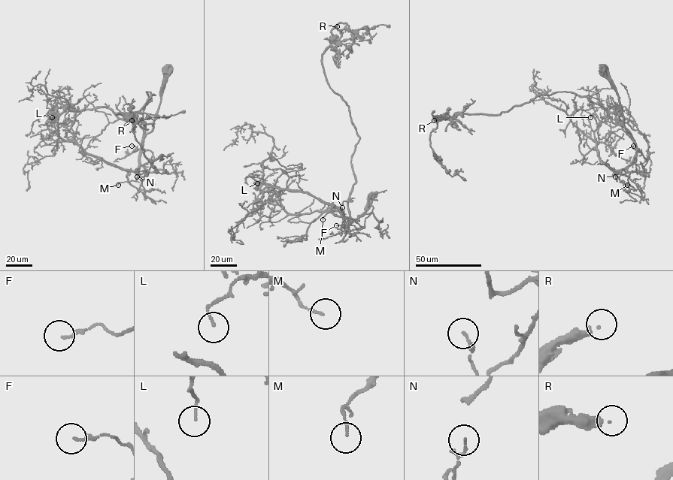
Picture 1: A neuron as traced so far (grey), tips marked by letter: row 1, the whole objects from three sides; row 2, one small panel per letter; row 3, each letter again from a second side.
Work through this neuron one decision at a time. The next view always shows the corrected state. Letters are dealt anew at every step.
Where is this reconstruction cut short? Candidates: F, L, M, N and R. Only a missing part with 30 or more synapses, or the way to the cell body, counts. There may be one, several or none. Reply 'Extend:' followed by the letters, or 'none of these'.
Extend: R

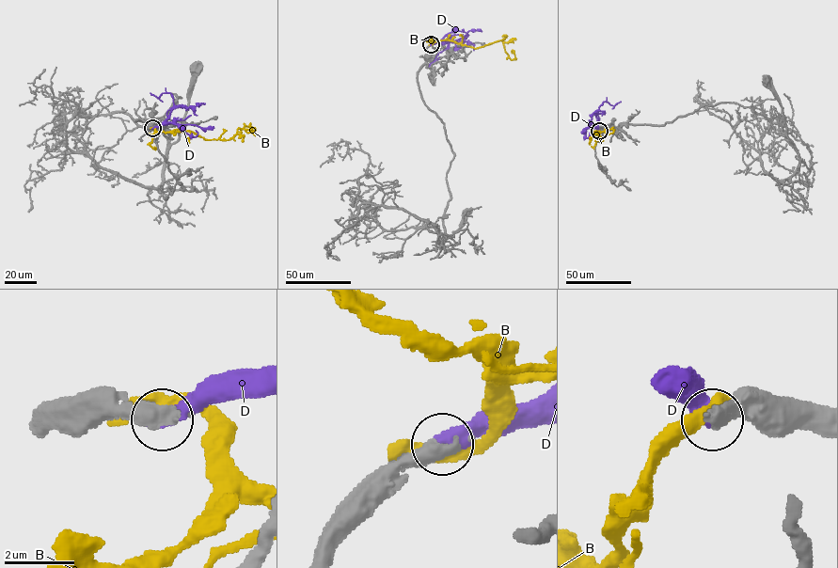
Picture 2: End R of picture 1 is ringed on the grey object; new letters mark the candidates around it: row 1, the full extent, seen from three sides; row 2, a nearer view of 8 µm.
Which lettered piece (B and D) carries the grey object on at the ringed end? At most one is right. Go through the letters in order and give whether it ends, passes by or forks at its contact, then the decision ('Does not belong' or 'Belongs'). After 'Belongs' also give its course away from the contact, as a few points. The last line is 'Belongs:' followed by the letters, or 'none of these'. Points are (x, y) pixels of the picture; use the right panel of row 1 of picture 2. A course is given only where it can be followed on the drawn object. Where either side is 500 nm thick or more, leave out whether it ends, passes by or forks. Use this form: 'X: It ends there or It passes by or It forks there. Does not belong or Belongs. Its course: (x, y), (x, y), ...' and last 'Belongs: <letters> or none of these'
B: Does not belong
D: Belongs. Its course: (599, 131), (596, 116), (598, 107), (603, 102), (615, 105), (621, 102)
Belongs: D

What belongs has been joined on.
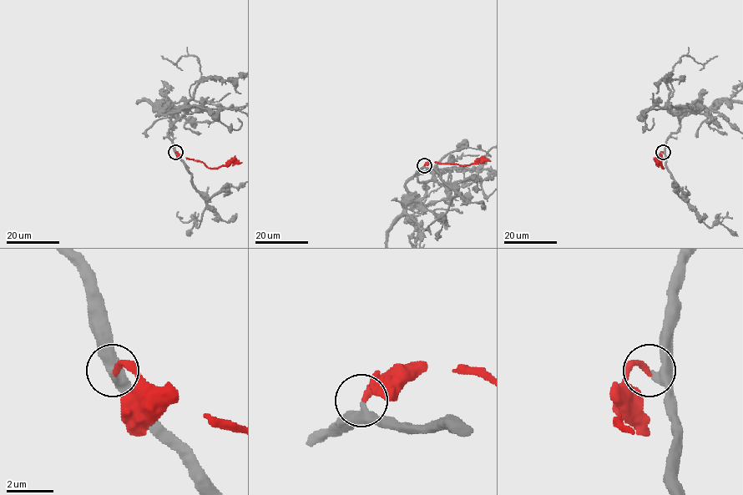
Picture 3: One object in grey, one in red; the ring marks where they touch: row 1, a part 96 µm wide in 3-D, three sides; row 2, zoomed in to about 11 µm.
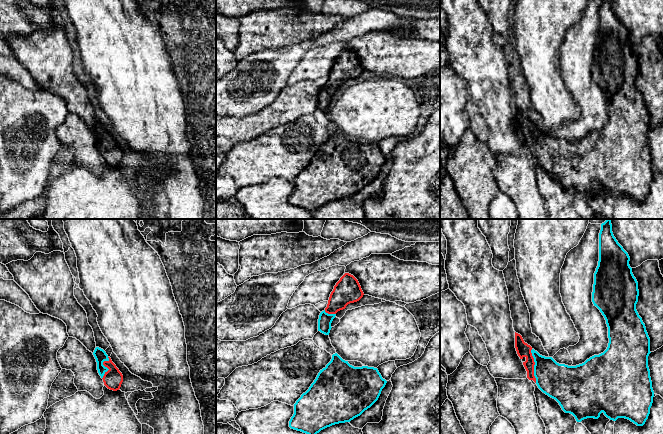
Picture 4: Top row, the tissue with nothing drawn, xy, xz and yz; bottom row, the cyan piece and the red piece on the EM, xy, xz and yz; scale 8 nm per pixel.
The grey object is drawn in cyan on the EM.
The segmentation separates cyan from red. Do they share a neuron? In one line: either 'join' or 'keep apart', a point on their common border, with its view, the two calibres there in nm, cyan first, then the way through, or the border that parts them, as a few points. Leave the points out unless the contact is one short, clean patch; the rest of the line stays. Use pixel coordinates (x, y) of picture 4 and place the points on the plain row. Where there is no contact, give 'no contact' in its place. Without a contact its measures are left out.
join; contact yz (534, 142); calibres 280 and 110 nm; way yz (559, 157), (534, 142), (534, 136), (523, 125)

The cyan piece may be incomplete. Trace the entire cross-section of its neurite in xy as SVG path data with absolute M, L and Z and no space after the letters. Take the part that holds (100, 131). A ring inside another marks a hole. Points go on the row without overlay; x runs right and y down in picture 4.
M99 123L95 124L93 131L97 138L98 149L103 155L104 161L110 166L119 166L123 158L123 151L111 134Z

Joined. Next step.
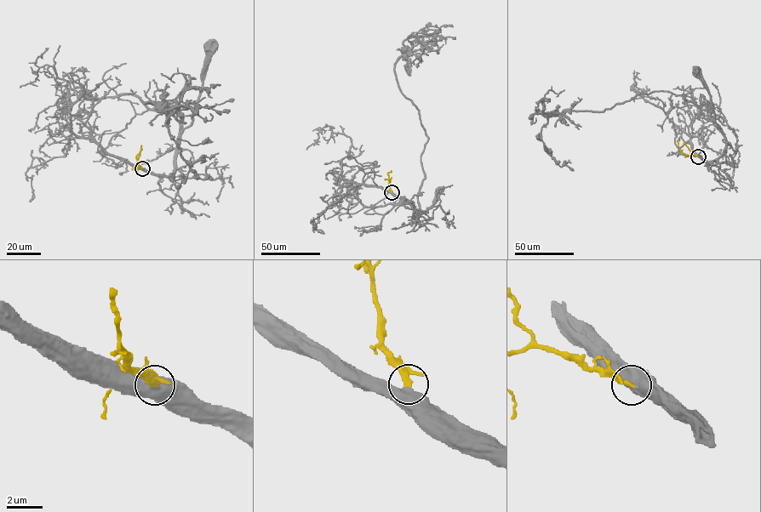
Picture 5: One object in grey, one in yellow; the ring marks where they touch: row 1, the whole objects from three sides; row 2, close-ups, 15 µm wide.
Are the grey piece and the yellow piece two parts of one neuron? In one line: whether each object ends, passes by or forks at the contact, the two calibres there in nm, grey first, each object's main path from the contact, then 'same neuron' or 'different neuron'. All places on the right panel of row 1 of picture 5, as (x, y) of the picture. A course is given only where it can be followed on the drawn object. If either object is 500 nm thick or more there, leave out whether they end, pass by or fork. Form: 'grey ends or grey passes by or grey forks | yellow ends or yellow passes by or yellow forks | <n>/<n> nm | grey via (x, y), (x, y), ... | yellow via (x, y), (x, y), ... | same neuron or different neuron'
700/240 nm | grey via (698, 156), (704, 161), (716, 160), (723, 151), (726, 139), (715, 122), (710, 94), (695, 71) | yellow via (698, 156), (683, 153), (677, 140) | same neuron

